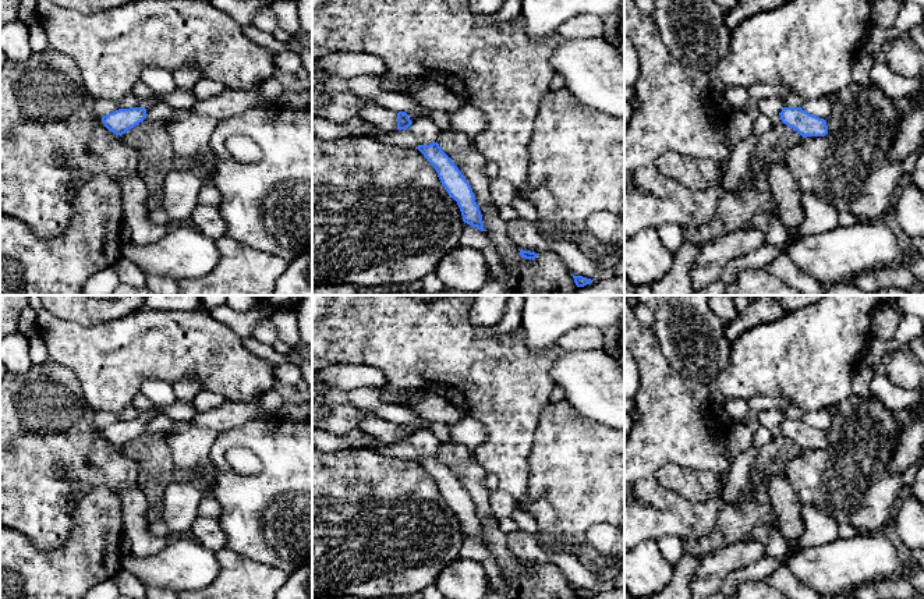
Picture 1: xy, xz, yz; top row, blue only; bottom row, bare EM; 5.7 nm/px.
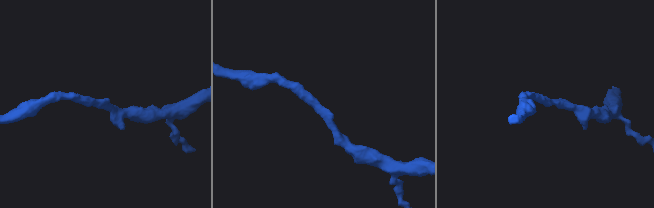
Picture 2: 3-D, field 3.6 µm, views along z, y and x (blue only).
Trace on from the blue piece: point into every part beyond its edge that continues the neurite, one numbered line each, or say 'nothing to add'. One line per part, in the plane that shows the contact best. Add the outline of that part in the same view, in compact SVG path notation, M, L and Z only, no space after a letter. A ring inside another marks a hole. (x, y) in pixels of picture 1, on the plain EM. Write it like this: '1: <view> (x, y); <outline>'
nothing to add

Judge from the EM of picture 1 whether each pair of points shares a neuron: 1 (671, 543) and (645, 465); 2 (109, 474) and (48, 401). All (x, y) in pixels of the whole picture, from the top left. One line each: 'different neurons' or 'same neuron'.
1: different neurons
2: same neuron

